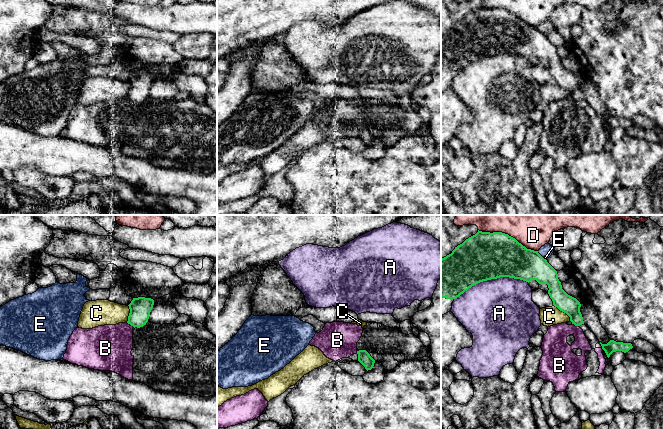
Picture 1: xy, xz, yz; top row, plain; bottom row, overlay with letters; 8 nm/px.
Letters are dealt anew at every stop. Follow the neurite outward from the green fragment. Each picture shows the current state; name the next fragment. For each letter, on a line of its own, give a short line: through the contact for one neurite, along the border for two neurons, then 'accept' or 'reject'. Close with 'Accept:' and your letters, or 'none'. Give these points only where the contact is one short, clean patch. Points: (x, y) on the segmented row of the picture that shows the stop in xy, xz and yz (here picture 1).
A: reject
B: line xy (126, 322), (133, 326); reject
C: reject
D: reject
E: reject
Accept: none

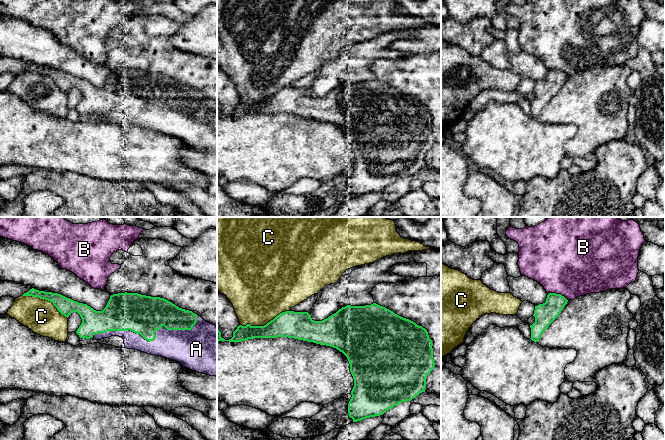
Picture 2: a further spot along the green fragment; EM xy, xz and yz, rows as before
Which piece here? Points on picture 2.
A: accept
B: reject
C: line xz (288, 310), (280, 312), (263, 325), (240, 325); reject
Accept: A

